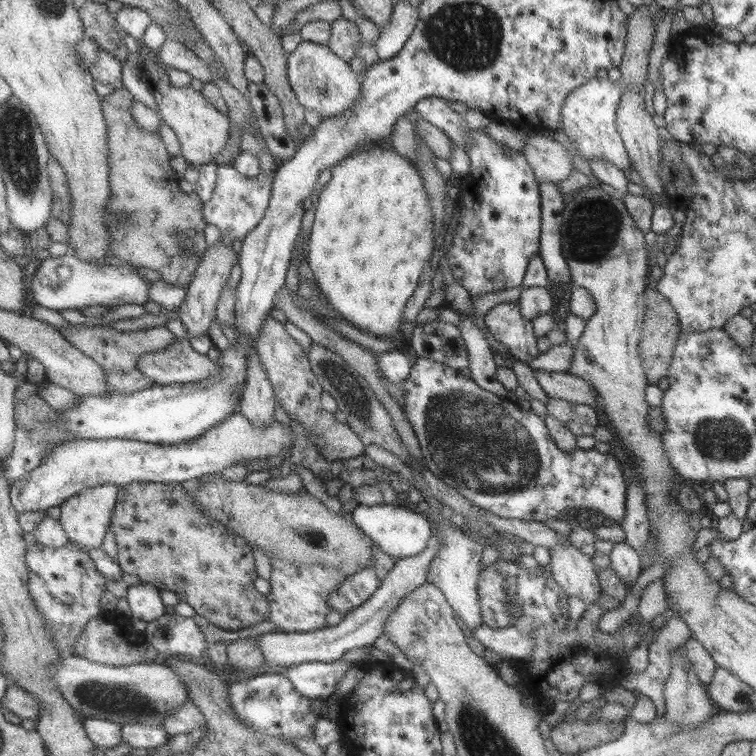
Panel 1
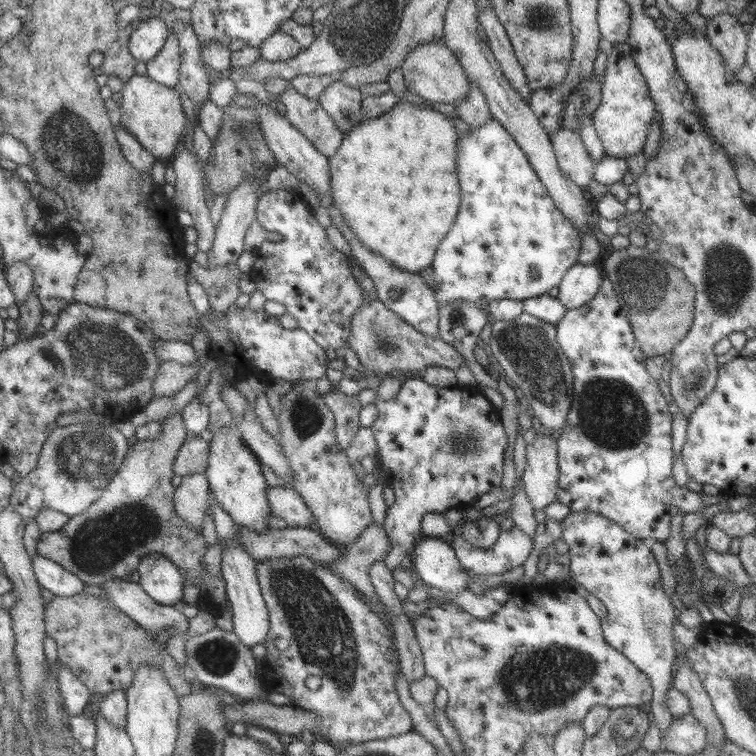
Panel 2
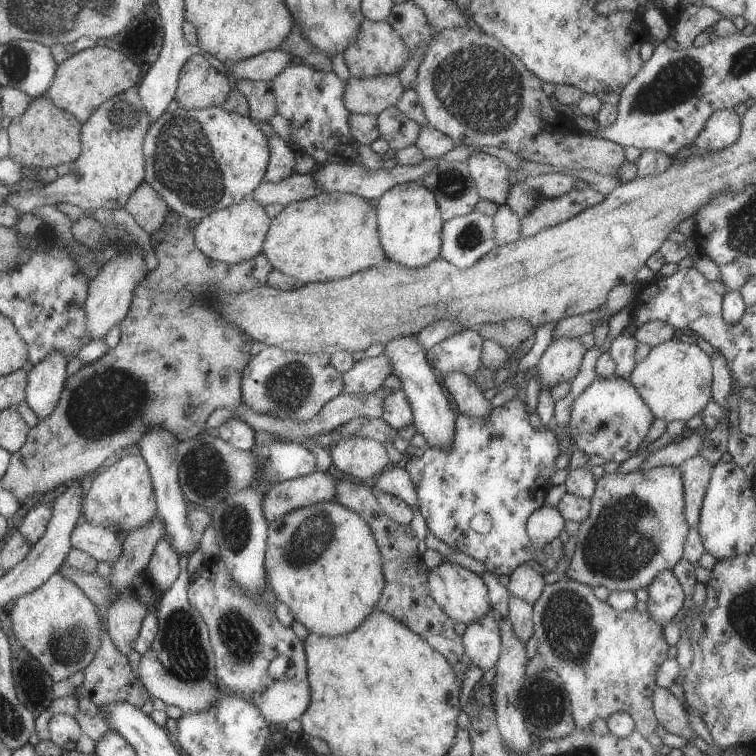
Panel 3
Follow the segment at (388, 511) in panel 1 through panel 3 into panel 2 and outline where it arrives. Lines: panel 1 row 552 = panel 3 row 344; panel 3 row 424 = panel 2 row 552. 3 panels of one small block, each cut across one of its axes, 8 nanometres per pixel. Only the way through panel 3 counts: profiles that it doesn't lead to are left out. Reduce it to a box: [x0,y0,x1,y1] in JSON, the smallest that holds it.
[414,537,469,593]

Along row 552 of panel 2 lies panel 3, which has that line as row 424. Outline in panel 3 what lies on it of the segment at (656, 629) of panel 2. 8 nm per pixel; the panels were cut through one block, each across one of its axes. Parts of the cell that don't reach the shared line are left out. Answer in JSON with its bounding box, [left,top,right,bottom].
[569,378,655,463]

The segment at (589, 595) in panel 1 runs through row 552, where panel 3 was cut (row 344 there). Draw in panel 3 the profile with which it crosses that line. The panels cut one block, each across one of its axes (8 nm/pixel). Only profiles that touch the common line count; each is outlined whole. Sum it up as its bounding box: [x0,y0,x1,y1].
[527,337,587,388]

